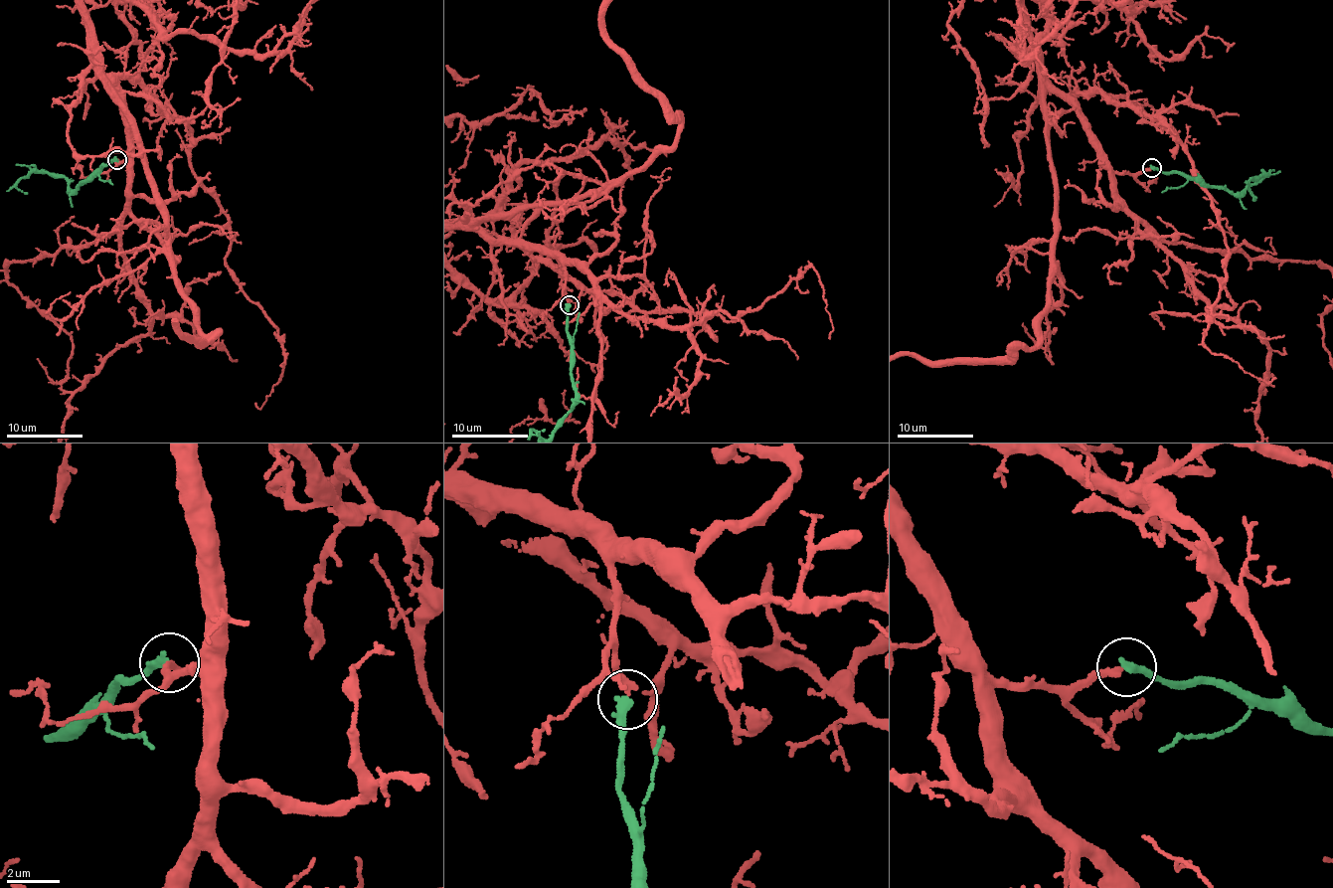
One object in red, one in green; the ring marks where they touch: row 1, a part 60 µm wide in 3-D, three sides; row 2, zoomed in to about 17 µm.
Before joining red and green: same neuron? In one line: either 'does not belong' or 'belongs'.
belongs

